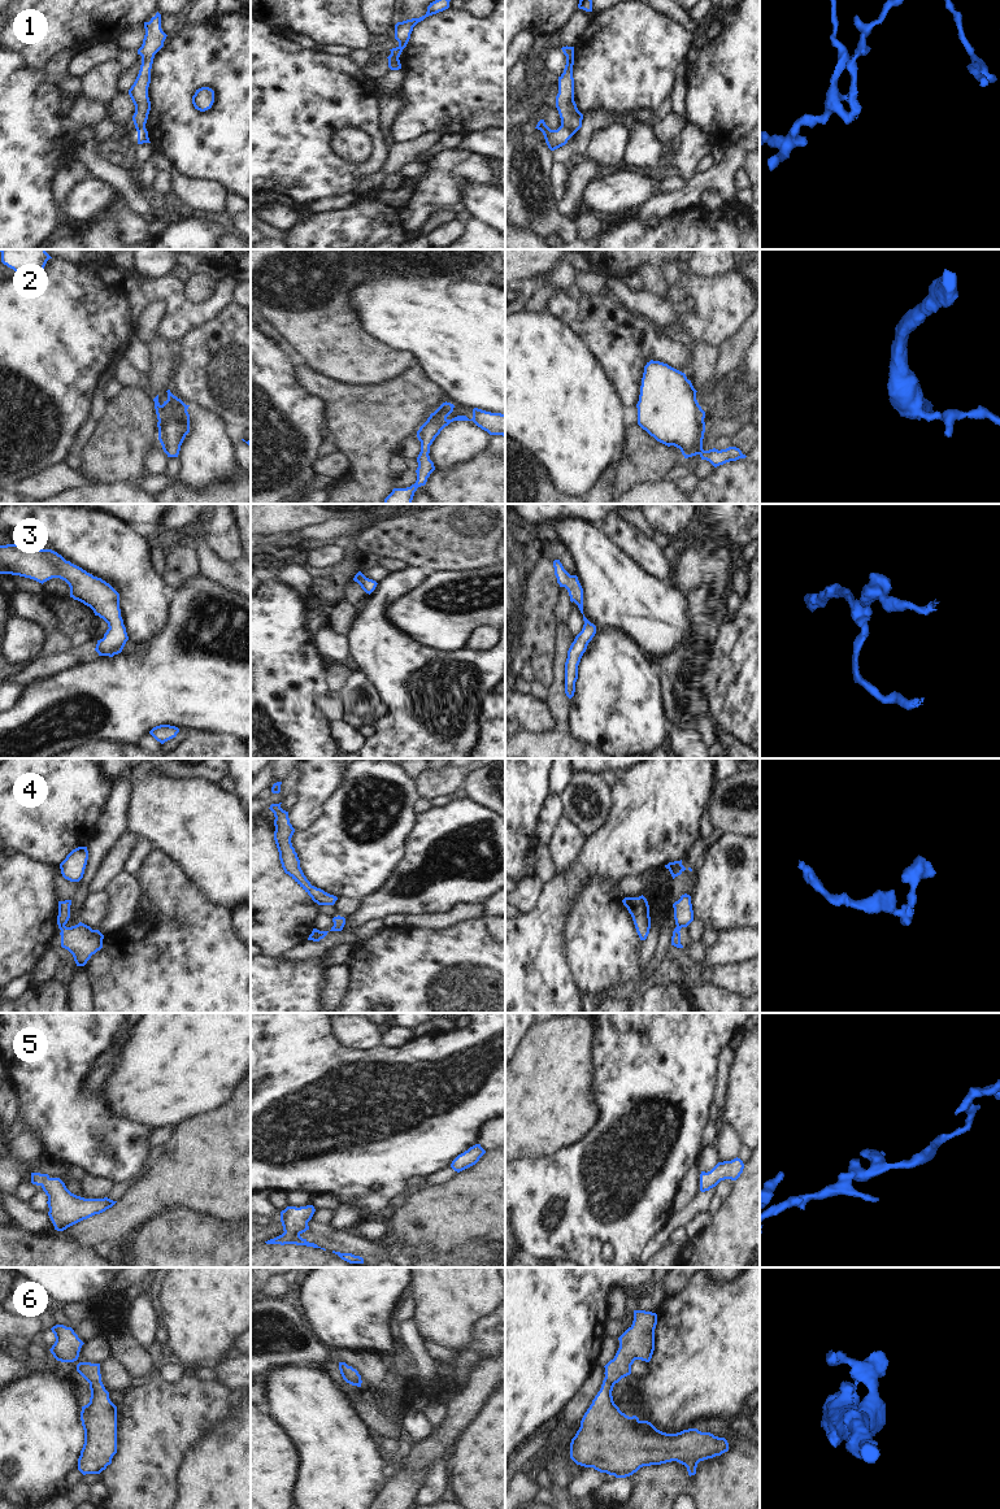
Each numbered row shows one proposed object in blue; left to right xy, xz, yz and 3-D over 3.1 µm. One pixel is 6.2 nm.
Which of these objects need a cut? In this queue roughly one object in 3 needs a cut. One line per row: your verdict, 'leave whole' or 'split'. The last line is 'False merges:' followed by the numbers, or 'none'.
1: split
2: leave whole
3: leave whole
4: split
5: leave whole
6: leave whole
False merges: 1, 4

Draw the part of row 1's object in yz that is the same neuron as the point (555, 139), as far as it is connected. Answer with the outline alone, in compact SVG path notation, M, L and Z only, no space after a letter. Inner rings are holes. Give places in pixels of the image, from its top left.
M540 119L535 129L543 132L545 143L551 151L565 145L568 140L575 134L564 126L560 126L557 130L551 130L545 125L544 119Z

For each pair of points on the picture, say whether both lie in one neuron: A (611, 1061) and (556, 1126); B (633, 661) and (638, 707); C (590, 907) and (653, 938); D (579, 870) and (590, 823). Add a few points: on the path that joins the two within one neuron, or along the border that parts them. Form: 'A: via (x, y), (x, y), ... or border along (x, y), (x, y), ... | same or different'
A: border along (595, 1049), (594, 1087), (601, 1110) | different
B: via (633, 673), (633, 695) | same
C: border along (642, 940), (640, 966), (643, 969) | different
D: border along (608, 814), (607, 820), (587, 836) | different

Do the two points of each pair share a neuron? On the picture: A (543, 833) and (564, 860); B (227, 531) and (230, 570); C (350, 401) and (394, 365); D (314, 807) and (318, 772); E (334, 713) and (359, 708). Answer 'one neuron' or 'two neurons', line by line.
A: two neurons
B: two neurons
C: two neurons
D: one neuron
E: two neurons

